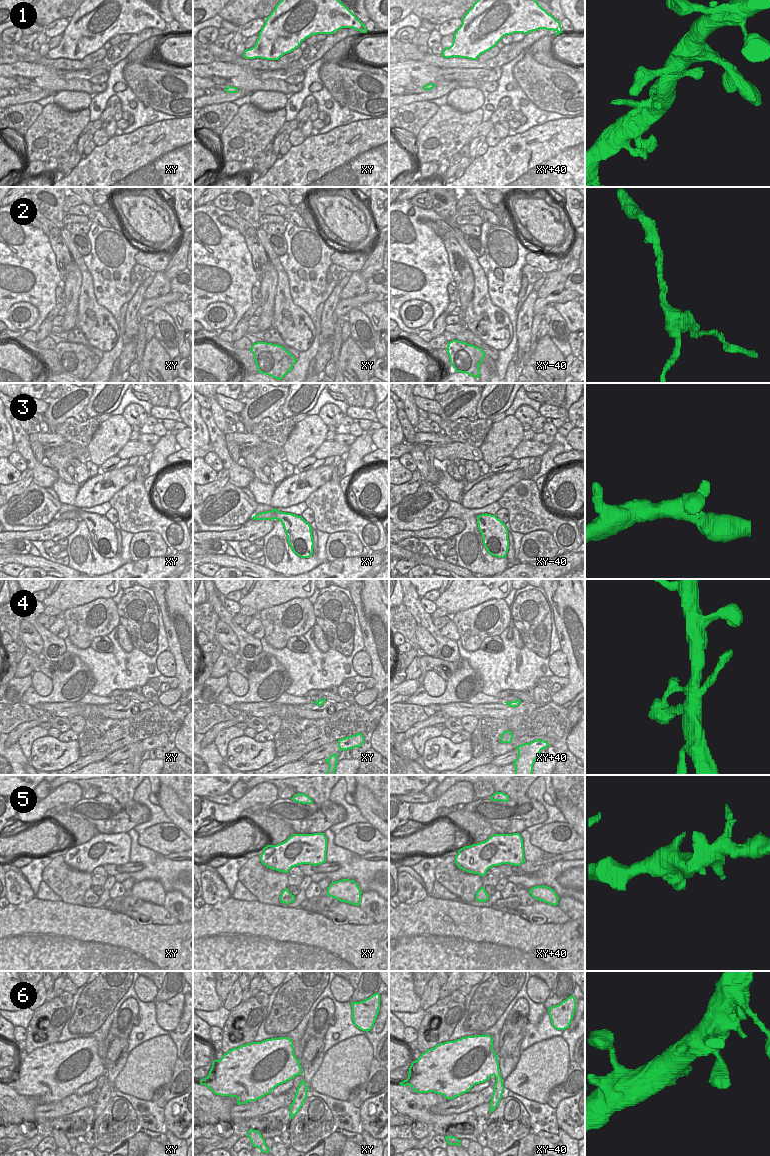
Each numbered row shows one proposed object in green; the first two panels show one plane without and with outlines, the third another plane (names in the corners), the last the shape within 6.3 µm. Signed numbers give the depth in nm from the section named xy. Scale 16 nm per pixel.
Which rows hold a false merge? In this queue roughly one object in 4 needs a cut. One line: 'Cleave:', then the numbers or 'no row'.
Cleave: 2, 6

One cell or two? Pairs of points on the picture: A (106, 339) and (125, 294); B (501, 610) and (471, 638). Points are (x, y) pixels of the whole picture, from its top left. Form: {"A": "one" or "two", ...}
{"A": "two", "B": "one"}

